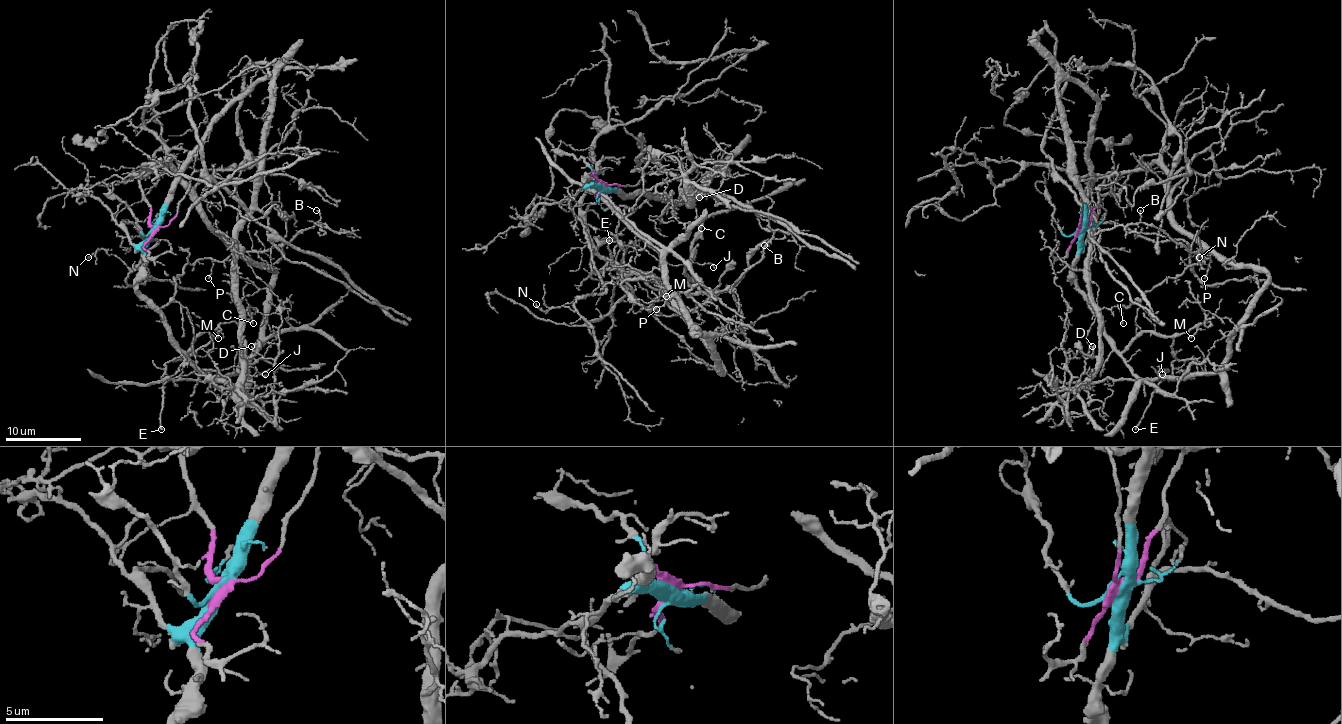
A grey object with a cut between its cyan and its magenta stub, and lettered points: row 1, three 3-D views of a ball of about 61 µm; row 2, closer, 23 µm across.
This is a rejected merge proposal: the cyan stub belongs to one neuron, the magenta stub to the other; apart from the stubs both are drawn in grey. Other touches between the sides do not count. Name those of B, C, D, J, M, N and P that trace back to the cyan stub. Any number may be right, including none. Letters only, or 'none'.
C, D, M, N

